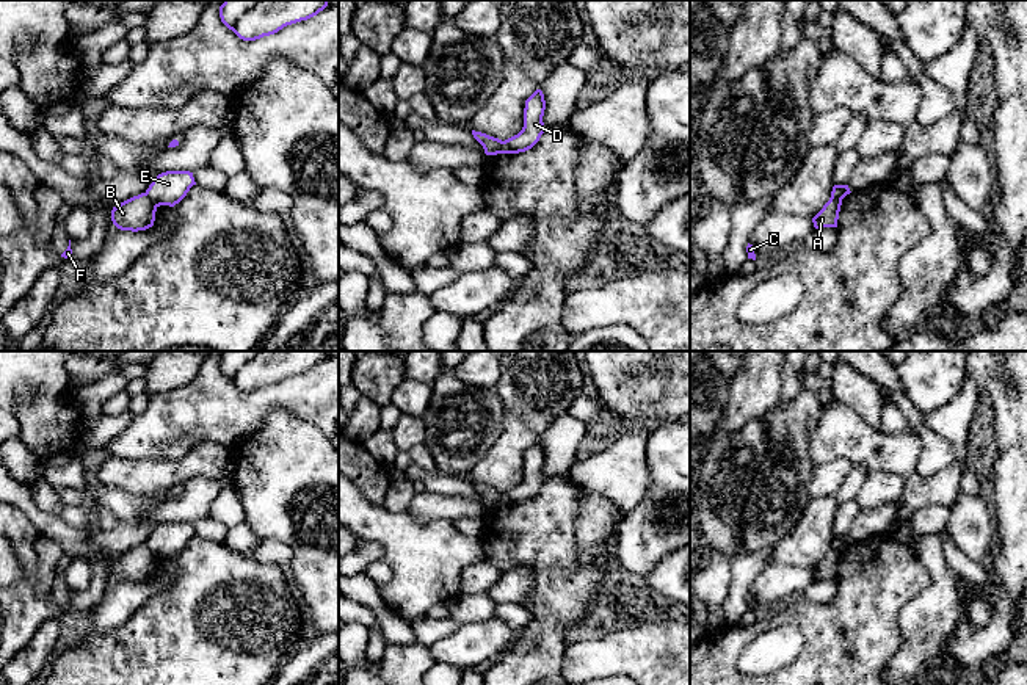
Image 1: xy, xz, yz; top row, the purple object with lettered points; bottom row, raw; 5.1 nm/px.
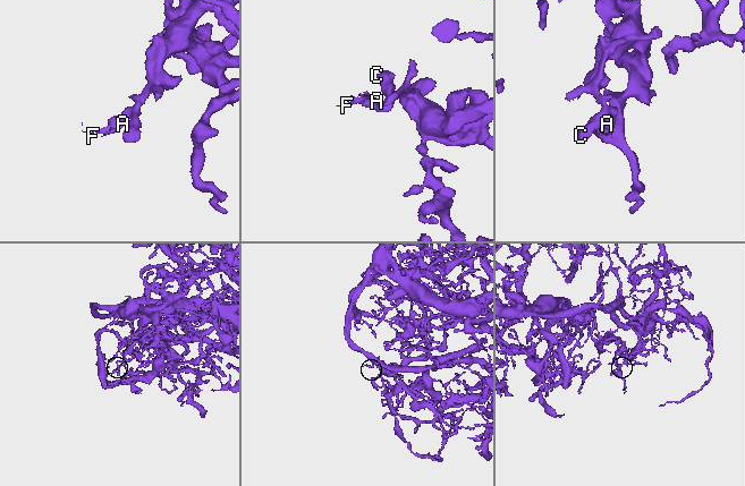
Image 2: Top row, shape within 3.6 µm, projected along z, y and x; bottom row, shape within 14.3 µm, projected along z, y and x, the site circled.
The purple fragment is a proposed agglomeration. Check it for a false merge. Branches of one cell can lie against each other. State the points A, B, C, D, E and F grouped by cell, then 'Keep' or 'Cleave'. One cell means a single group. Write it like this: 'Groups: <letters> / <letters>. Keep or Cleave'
Groups: A B F / C D E. Cleave

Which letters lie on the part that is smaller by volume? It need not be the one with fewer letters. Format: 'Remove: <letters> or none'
Remove: A, B, F

